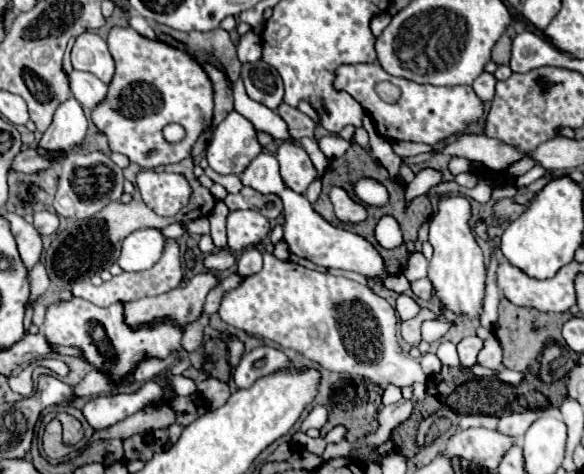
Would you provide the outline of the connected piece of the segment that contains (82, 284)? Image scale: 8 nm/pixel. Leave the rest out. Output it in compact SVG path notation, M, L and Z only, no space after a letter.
M166 239L164 241L164 253L162 259L148 271L138 271L138 273L120 273L116 277L112 277L110 281L102 283L100 287L92 285L89 280L78 280L72 284L72 294L76 297L82 297L98 307L108 307L112 303L124 303L124 301L136 301L140 297L154 297L154 295L162 295L168 293L170 289L176 289L182 281L182 263L180 263L180 249L176 239Z

